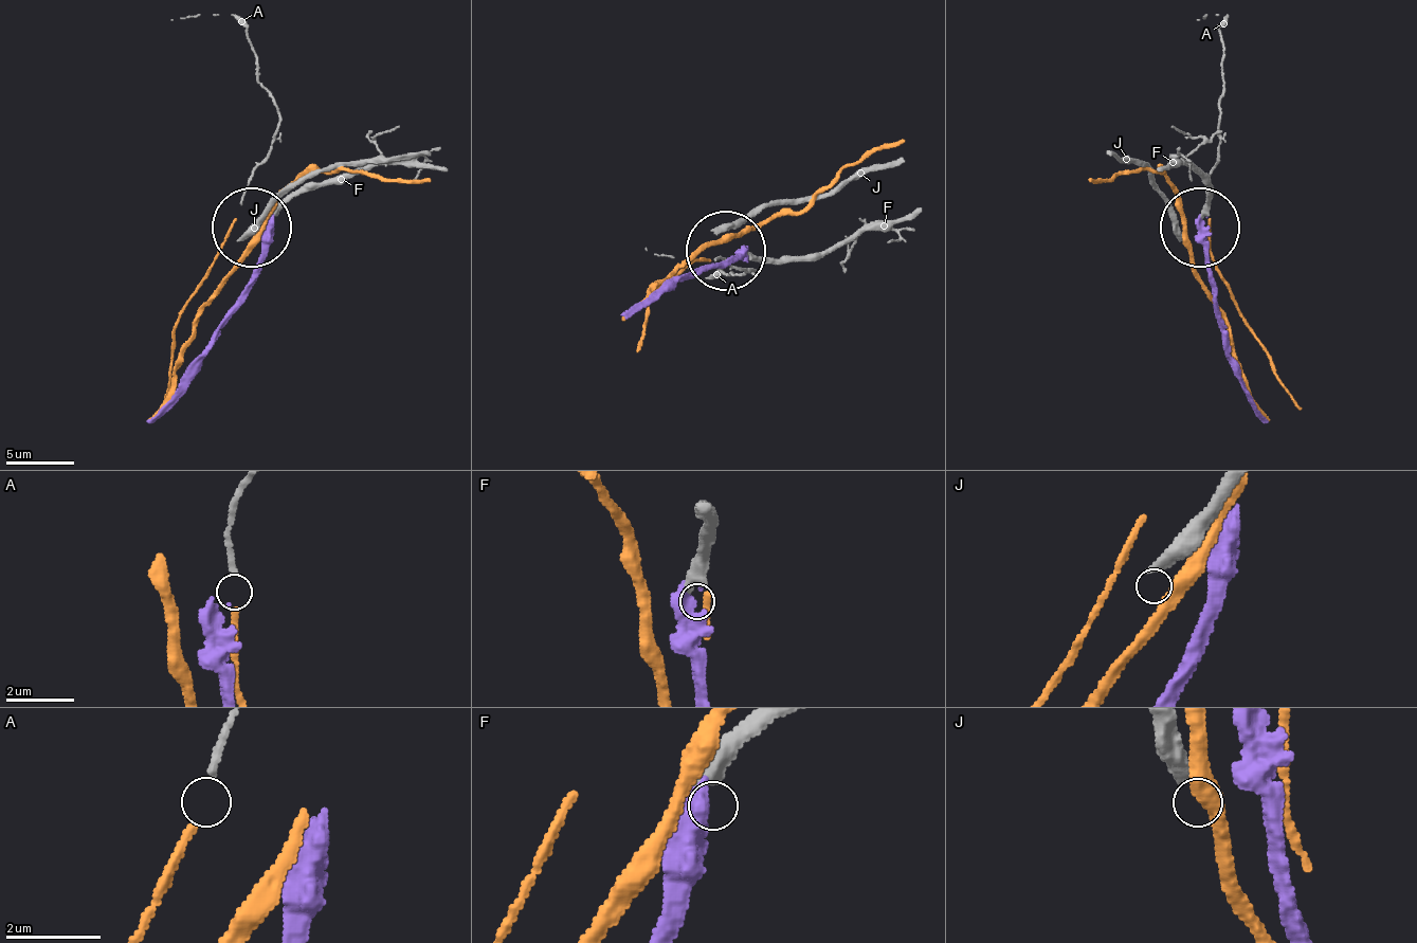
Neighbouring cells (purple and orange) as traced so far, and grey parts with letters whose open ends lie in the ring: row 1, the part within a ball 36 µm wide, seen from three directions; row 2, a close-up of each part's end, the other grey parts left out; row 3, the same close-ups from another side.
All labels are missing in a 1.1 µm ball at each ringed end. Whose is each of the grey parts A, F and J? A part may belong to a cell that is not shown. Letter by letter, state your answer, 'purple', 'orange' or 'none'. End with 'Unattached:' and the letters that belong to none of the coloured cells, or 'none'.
A: orange
F: purple
J: none
Unattached: J

